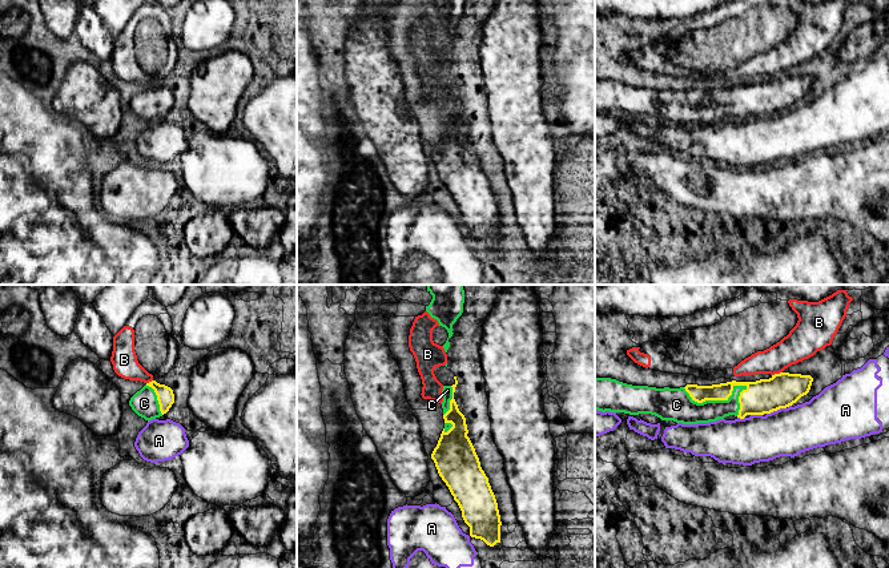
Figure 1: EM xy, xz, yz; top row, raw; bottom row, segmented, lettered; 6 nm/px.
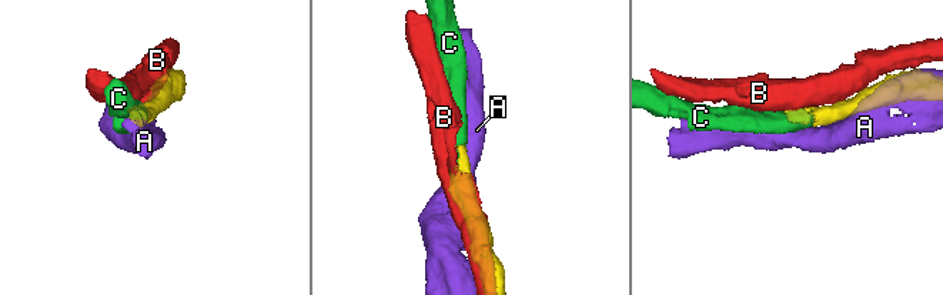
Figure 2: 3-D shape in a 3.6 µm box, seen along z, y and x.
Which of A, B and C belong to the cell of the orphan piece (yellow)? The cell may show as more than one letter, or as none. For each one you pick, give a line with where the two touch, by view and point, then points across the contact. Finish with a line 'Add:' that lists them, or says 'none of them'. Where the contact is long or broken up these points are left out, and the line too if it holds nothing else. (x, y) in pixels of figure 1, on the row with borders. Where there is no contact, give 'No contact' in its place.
C: Touches yellow at yz (716, 399)
Add: C

